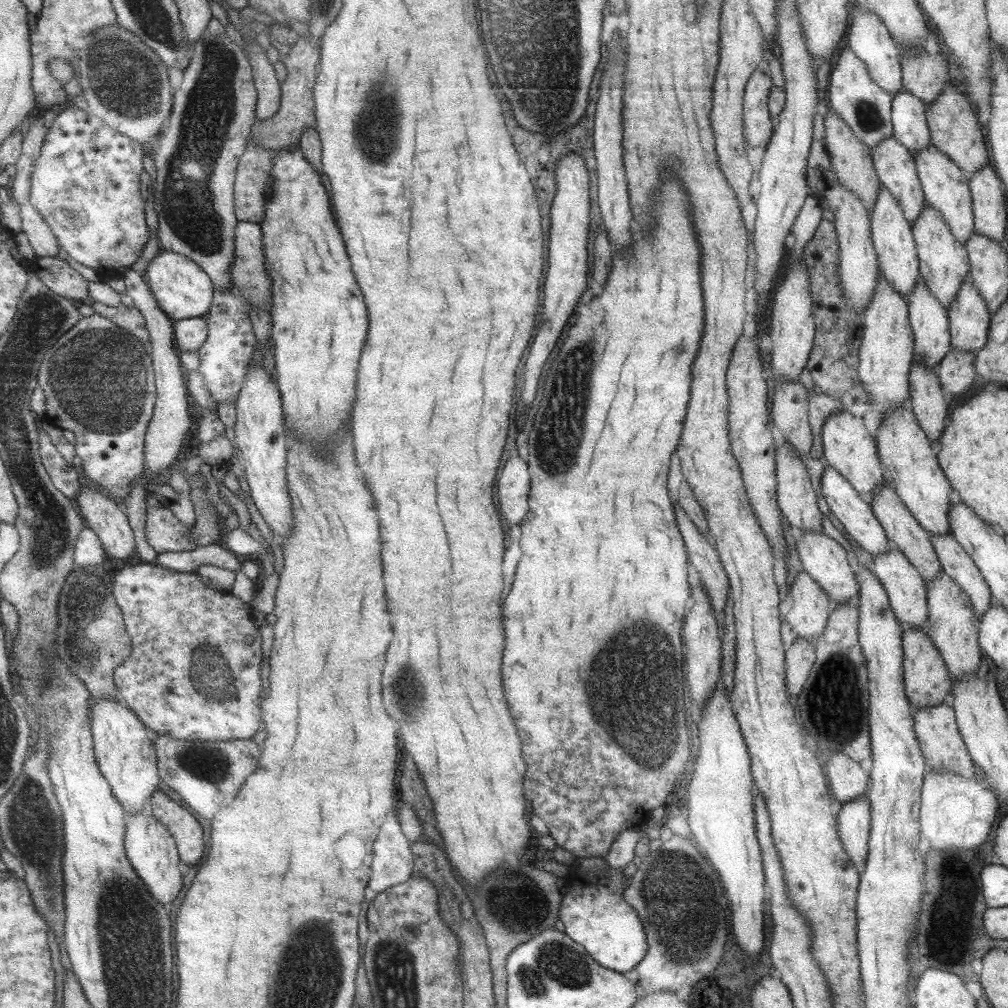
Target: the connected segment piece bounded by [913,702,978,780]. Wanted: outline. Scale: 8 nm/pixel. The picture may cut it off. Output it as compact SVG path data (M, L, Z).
M948 702L938 704L938 706L918 708L913 718L916 739L920 743L926 764L930 766L931 770L948 770L948 772L954 772L968 780L974 778L978 767L972 760L964 739L960 735L955 710Z

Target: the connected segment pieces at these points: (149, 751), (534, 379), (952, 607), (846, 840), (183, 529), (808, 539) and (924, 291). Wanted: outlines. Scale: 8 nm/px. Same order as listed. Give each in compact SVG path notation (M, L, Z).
M110 697L100 700L95 698L94 701L96 710L93 727L98 762L113 784L114 793L122 804L126 805L129 814L138 813L146 809L146 803L150 802L150 798L154 798L160 782L163 781L157 744L150 737L147 724L134 709Z
M568 152L568 156L558 164L558 196L554 200L553 208L553 224L552 236L550 240L549 252L549 272L545 282L545 305L543 306L543 320L540 332L537 332L536 338L533 339L531 345L530 364L528 364L528 374L526 374L526 390L522 394L522 398L526 400L528 406L534 406L536 398L538 398L538 390L542 384L542 376L546 370L546 362L550 360L552 352L556 350L556 346L562 340L562 334L567 332L570 324L574 322L578 305L582 302L582 298L586 294L586 278L588 278L588 224L590 224L590 176L589 168L586 164L586 158L582 158L582 154L578 152Z
M944 572L934 576L934 580L926 583L926 586L930 622L930 628L926 630L926 634L930 636L942 654L953 680L962 680L962 676L976 674L980 660L982 660L983 650L978 640L980 620L974 616L970 596Z
M868 792L841 804L837 812L838 834L850 861L864 872L871 831L871 804Z
M148 507L147 536L159 553L196 550L200 544L192 539L193 526L186 526L169 507Z
M802 532L801 539L796 541L796 550L798 550L799 558L802 562L802 568L816 580L816 583L820 584L820 588L822 588L822 591L828 596L828 599L832 604L846 604L852 597L859 594L860 584L856 576L854 576L855 573L852 571L846 558L848 551L832 537L825 535L824 533Z
M922 276L916 280L914 290L907 297L907 302L909 303L910 324L914 332L915 356L926 368L935 369L952 348L948 309L934 294L931 294Z

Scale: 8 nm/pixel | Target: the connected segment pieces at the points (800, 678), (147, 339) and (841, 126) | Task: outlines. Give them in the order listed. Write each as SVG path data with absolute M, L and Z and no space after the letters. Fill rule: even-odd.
M798 637L785 651L786 686L789 696L798 696L815 663L816 645L810 640Z
M99 302L96 307L102 316L110 317L110 320L116 321L126 330L130 330L148 347L151 347L152 335L150 335L148 320L140 308L128 306L126 303L120 307L108 306L104 302Z
M832 110L826 112L826 116L824 116L824 129L826 129L826 136L824 136L823 143L828 154L830 154L832 170L838 178L838 182L862 200L870 217L872 210L874 210L874 202L878 200L876 196L878 196L878 188L880 188L881 182L876 174L869 147L858 136L854 136L854 132L848 124Z

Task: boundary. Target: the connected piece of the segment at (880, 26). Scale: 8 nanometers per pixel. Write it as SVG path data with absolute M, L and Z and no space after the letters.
M859 7L855 9L852 24L850 24L850 32L848 32L847 46L866 64L866 68L868 72L870 72L870 78L872 78L880 88L886 90L890 96L896 96L898 92L902 92L903 78L900 48L896 42L894 42L885 24L876 14L866 12L866 10L862 10L862 8Z

